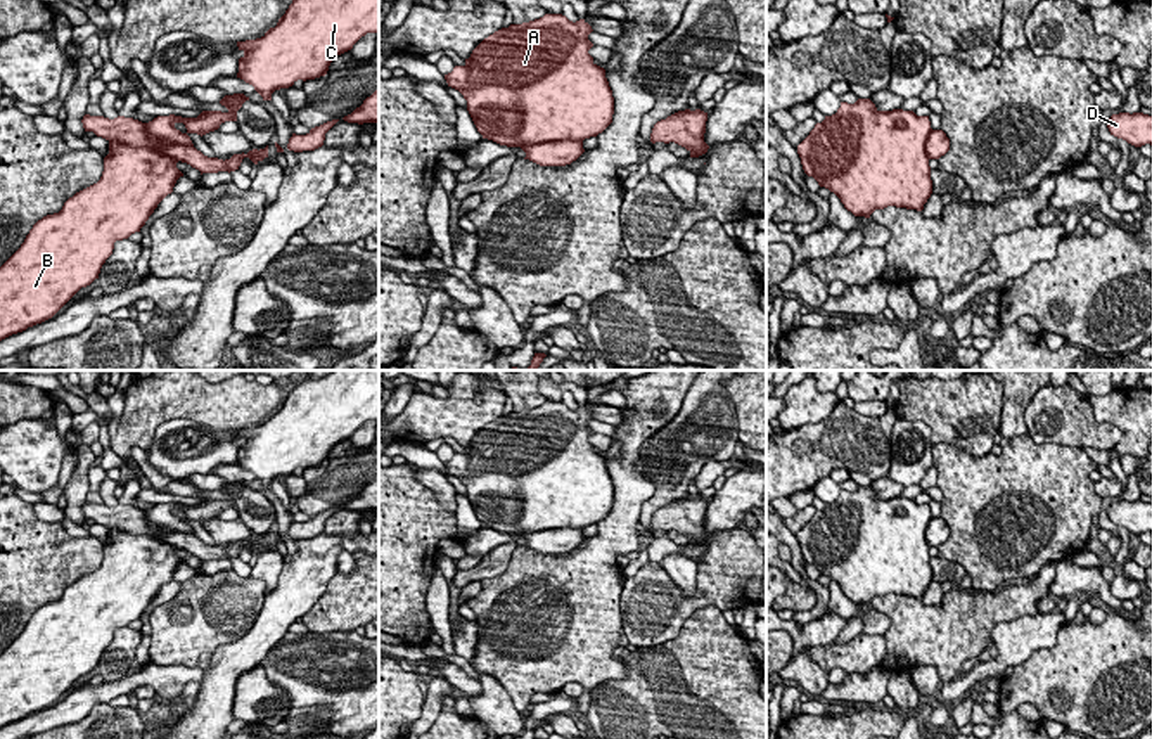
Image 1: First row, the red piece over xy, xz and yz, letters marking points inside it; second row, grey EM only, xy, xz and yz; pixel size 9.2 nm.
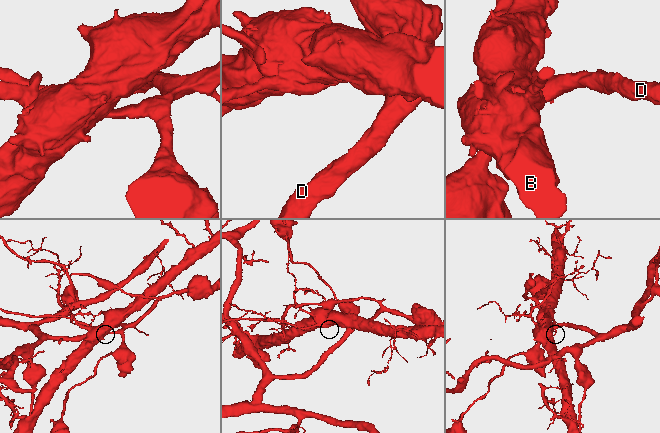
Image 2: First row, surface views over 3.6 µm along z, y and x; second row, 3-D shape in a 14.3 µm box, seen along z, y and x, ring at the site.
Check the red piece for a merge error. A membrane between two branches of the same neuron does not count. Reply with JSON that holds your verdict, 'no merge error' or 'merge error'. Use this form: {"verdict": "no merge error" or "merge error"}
{"verdict": "merge error"}

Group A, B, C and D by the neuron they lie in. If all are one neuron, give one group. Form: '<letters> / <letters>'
A B C / D

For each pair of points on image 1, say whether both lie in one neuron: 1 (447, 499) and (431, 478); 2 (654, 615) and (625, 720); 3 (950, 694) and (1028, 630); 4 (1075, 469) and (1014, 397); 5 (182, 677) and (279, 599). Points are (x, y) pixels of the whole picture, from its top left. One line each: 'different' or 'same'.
1: same
2: different
3: same
4: different
5: different

